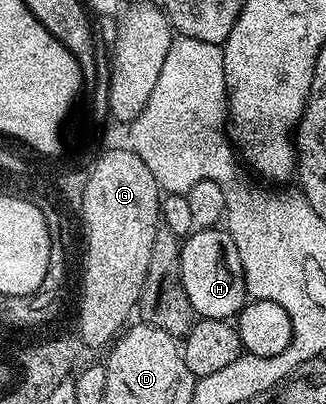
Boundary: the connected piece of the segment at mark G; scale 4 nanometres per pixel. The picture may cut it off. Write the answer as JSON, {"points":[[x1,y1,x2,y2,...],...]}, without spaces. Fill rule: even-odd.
{"points":[[109,147,105,151,107,155,97,165,97,169,94,169,88,193,85,193,85,213,89,213,89,277,86,278,86,305,79,314,78,331,82,335,82,343,86,350,104,350,130,324,129,316,132,313,134,316,138,308,143,283,147,279,151,243,155,243,155,235,162,224,163,193,155,175,151,175,147,163,143,163,143,159,139,159,139,155,129,147]]}

